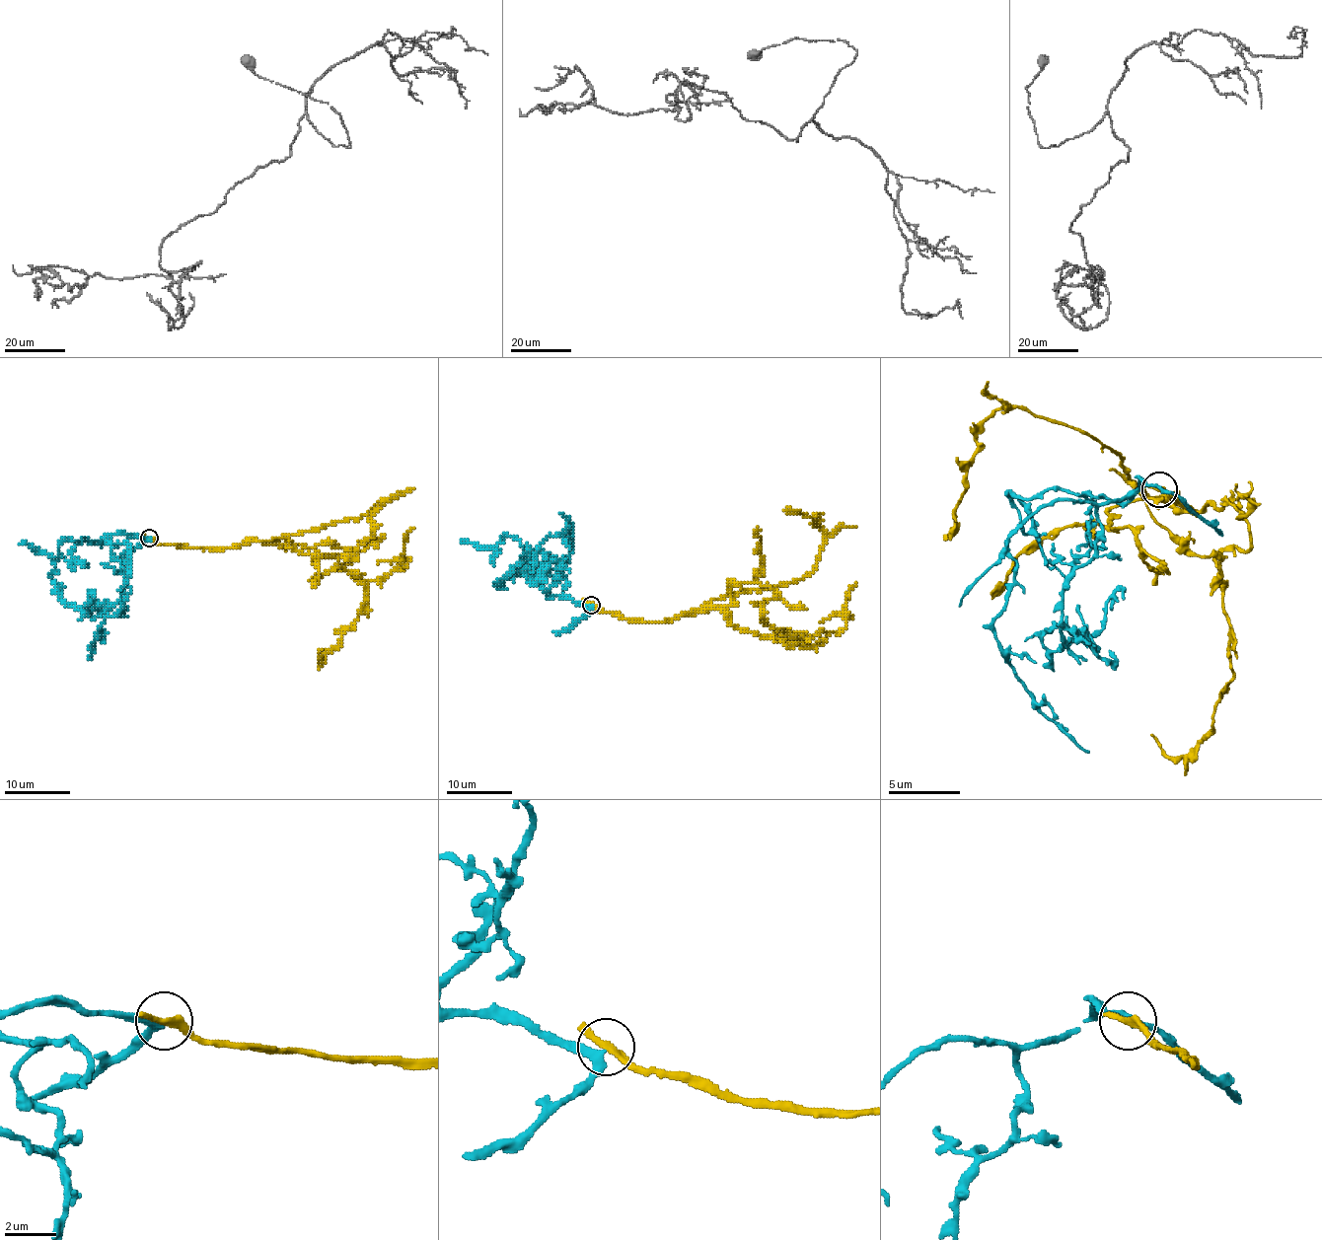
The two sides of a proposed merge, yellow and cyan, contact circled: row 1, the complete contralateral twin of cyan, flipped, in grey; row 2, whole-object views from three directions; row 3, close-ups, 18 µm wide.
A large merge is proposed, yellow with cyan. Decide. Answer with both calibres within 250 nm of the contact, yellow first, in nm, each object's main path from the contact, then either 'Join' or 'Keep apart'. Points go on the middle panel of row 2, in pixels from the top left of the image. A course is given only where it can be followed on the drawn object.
Thickness 260 nm (yellow) against 260 nm. Course of yellow: (592, 605), (641, 620), (720, 610), (735, 625), (787, 645), (782, 630), (805, 637), (774, 629), (763, 601). Course of cyan: (592, 606), (549, 593), (572, 548), (572, 536), (568, 539), (572, 534), (567, 529), (543, 544), (531, 573). Keep apart

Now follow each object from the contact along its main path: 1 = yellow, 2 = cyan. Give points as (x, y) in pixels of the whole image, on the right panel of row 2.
1: (1158, 490), (1187, 512), (1234, 505), (1248, 547), (1215, 555), (1234, 678), (1212, 728), (1184, 757), (1151, 735)
2: (1162, 490), (1143, 479), (1119, 497), (1050, 501), (1007, 545), (1014, 588), (996, 641), (1043, 713), (1090, 754)

